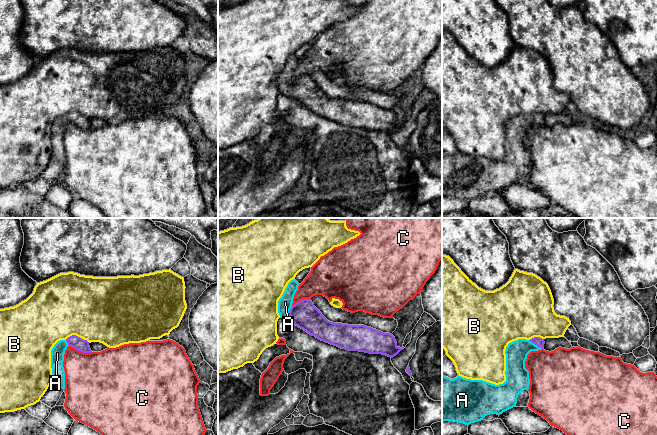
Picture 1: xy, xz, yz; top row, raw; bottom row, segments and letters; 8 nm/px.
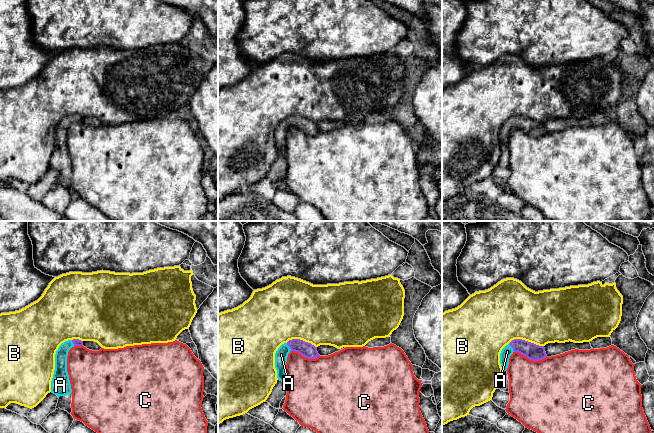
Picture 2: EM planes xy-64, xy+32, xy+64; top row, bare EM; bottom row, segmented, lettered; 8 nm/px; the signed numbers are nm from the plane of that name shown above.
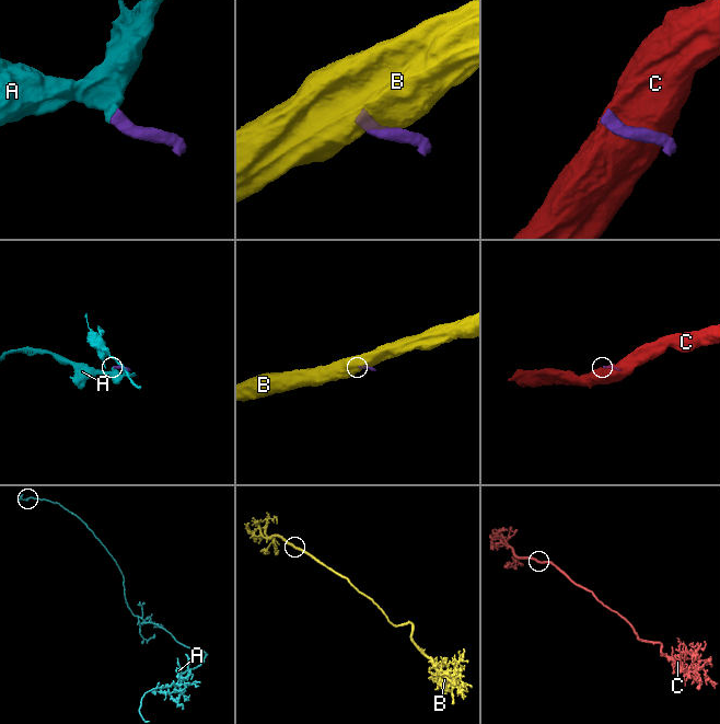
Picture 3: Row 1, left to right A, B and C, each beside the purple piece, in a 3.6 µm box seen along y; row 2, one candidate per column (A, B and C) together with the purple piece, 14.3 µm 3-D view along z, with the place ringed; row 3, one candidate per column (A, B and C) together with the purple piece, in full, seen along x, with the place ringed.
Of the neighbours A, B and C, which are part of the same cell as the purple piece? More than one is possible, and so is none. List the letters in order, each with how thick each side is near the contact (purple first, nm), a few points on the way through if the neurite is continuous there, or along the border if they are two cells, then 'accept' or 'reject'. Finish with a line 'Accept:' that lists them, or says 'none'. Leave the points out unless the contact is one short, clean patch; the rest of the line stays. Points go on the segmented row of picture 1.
A: calibres 70 and 180 nm; way yz (538, 341), (535, 344), (522, 347), (516, 352); accept
B: calibres 100 and 500 nm; border xy (65, 339), (72, 335), (77, 335), (89, 342); reject
C: calibres 100 and 440 nm; reject
Accept: A

